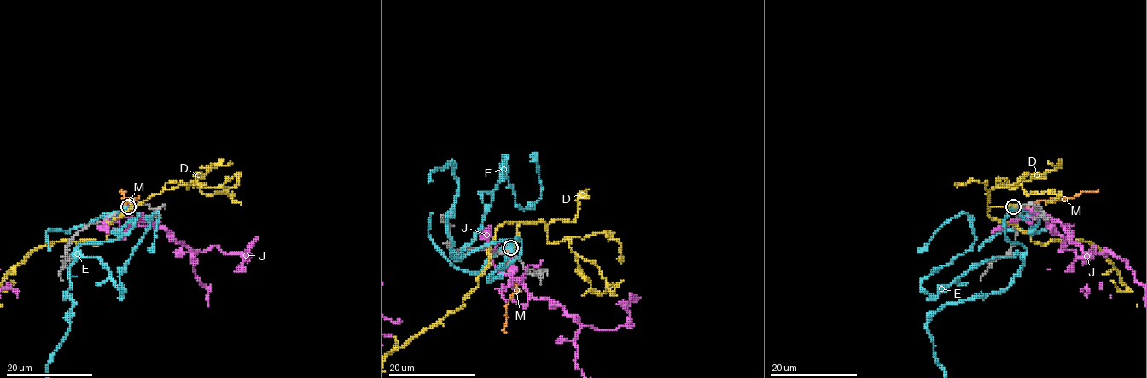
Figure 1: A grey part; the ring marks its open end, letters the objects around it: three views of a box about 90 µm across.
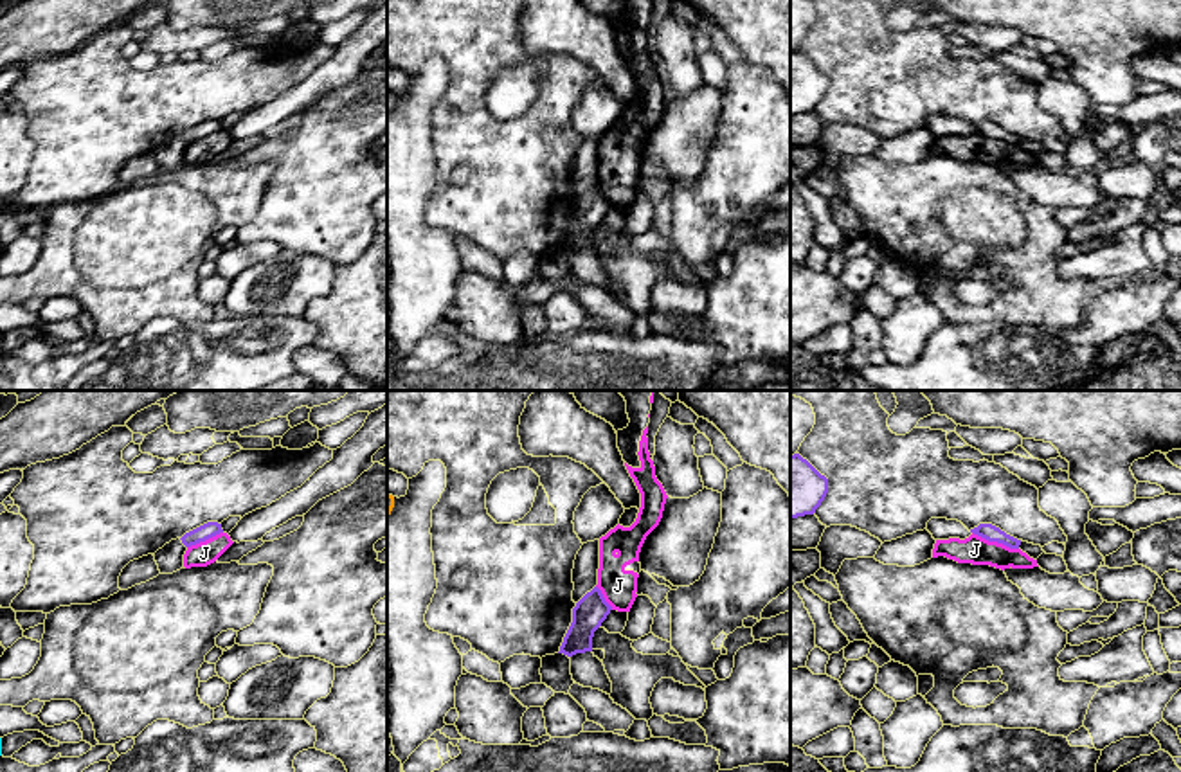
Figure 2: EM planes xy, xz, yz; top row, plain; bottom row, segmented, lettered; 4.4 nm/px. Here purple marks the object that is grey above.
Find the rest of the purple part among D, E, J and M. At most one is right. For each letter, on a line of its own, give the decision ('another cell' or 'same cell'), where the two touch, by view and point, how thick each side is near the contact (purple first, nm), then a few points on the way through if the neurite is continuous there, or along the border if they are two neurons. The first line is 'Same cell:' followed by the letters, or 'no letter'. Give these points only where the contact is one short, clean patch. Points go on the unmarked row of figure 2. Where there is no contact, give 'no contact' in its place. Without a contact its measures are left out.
Same cell: no letter
D: another cell; no contact
E: another cell; no contact
J: another cell; contact yz (996, 137); calibres 70 and 130 nm
M: another cell; no contact

